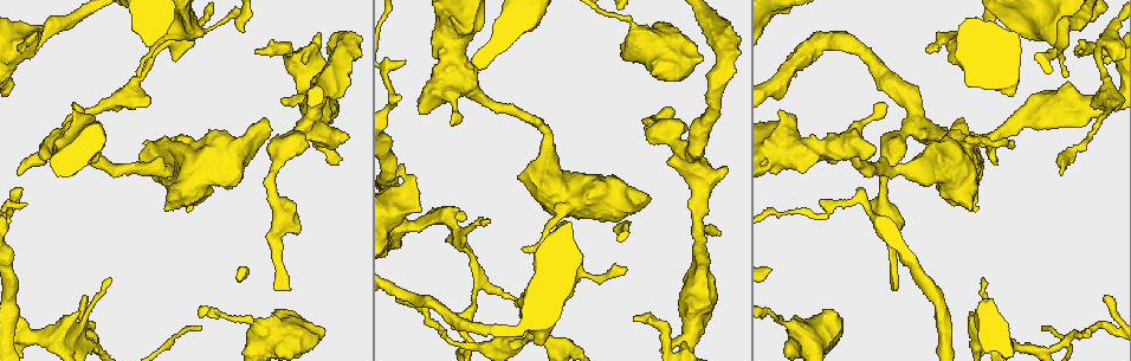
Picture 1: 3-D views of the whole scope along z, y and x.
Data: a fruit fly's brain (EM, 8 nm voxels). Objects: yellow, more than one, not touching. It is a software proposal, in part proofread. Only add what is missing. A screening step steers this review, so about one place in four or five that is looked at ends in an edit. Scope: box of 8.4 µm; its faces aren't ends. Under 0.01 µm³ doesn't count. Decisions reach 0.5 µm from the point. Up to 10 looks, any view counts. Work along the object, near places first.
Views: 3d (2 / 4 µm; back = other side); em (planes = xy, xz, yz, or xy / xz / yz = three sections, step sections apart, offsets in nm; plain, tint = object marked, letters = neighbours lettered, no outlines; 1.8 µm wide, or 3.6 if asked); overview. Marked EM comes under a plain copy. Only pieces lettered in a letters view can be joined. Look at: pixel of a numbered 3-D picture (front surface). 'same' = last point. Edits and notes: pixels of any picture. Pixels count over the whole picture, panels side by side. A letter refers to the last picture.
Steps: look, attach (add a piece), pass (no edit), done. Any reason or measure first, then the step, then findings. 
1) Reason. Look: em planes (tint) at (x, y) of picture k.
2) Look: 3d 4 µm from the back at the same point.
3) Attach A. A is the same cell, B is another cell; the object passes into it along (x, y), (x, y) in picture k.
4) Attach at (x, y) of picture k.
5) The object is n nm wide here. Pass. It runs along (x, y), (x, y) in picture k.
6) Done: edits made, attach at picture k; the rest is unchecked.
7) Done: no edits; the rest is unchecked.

Free end. Look: 3d 2 µm at (342, 159) of picture 1.

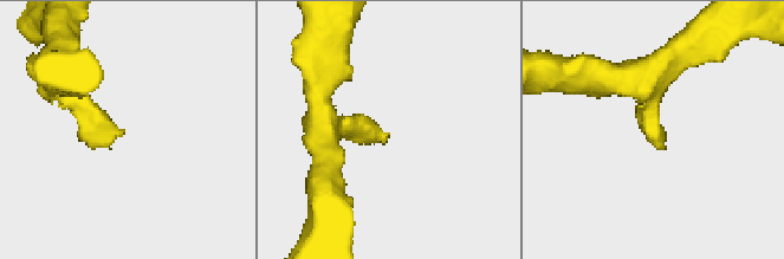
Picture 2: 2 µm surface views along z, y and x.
Look: em xz step 16 (letters) at (384, 140) of picture 2.

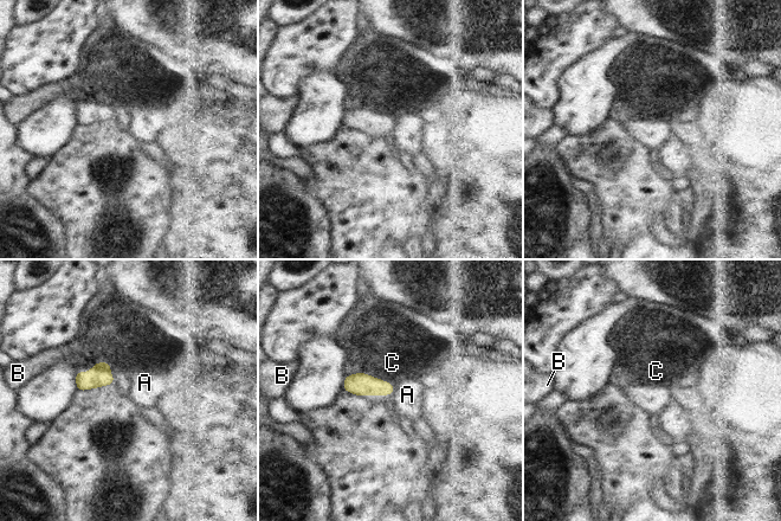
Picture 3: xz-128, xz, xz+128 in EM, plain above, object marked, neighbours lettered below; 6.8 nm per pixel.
The object is 130 nm wide here. Attach C. C is the same cell, A and B are other cells; it goes on there.

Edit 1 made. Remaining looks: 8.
Free end. Look: em yz step 16 (tint) at (636, 318) of picture 1.

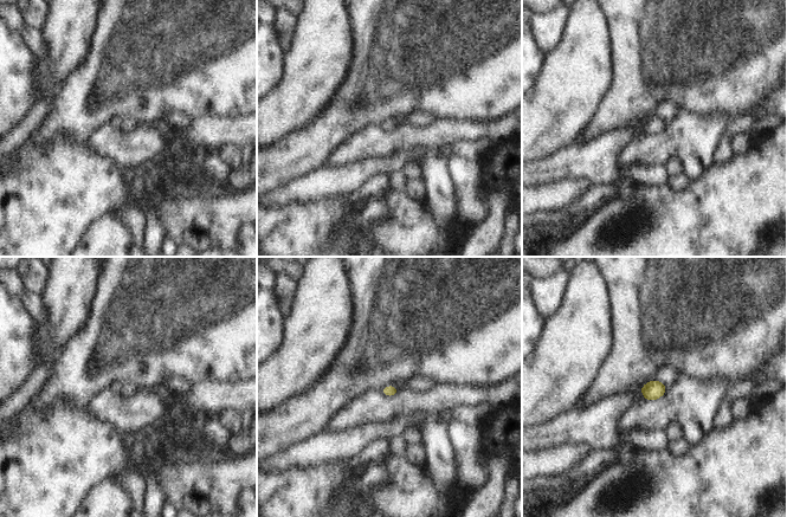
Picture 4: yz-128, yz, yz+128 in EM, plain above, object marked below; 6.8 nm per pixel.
Look: em planes (letters) at the same point.

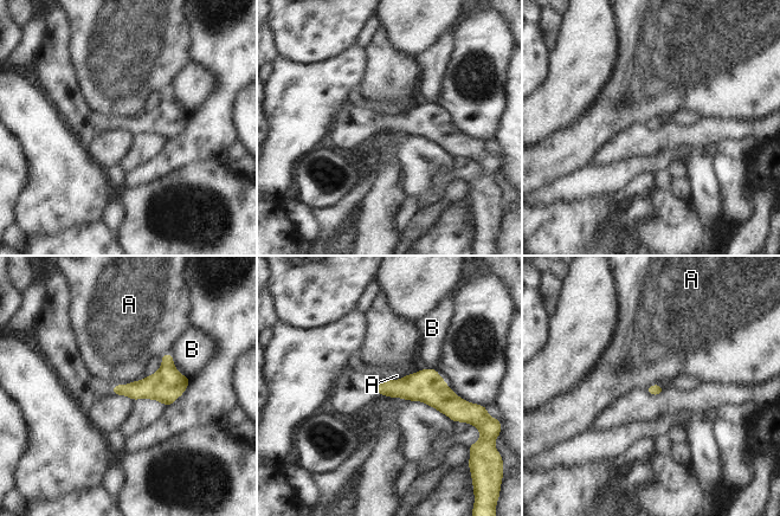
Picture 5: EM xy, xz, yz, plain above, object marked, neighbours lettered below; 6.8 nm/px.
Pass. A and B are other cells; a border runs along (146, 376), (113, 386) in picture 5; no lettered piece goes on from it.

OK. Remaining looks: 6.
Long arm stops here. Look: em 3.6 µm planes (letters) at (894, 289) of picture 1.

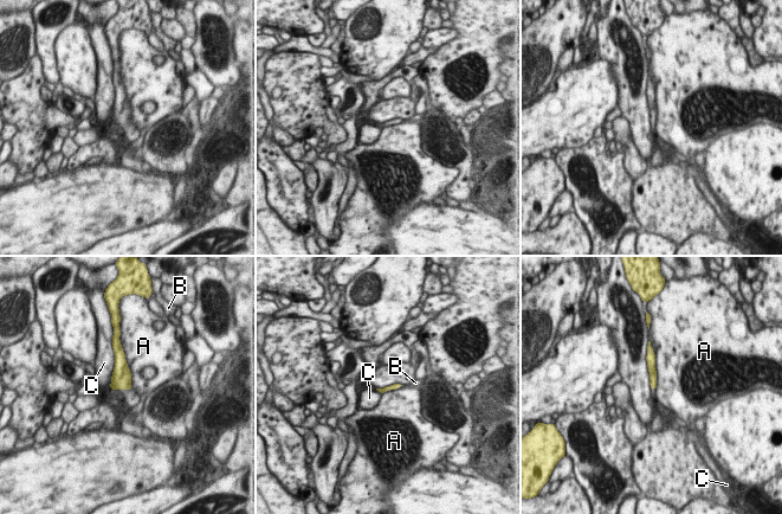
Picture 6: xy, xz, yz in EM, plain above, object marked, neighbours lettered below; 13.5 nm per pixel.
Pass. A, B and C are other cells; none of them fits.

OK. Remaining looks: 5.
An open end. Look: em planes (tint) at (983, 278) of picture 1.

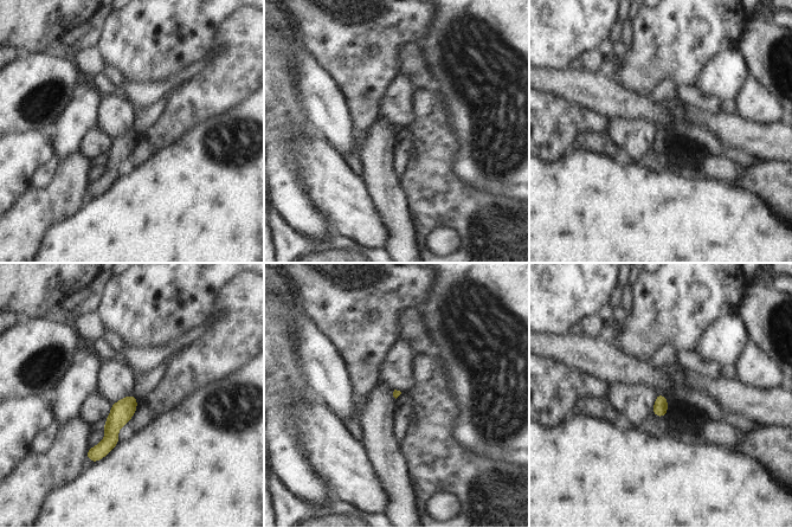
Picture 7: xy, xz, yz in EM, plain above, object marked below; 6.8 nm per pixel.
Look: em planes (letters) at the same point.

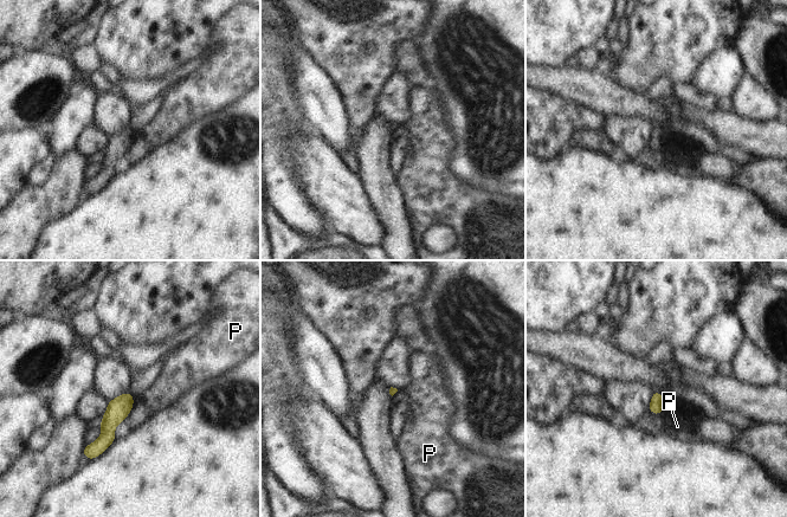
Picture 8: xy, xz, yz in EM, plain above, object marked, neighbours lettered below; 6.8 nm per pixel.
Pass. P is another cell; it runs along (127, 395), (91, 453) in picture 8; none of them fits.

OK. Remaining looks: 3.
Done: edits made, attach at picture 3; the rest is unchecked.

